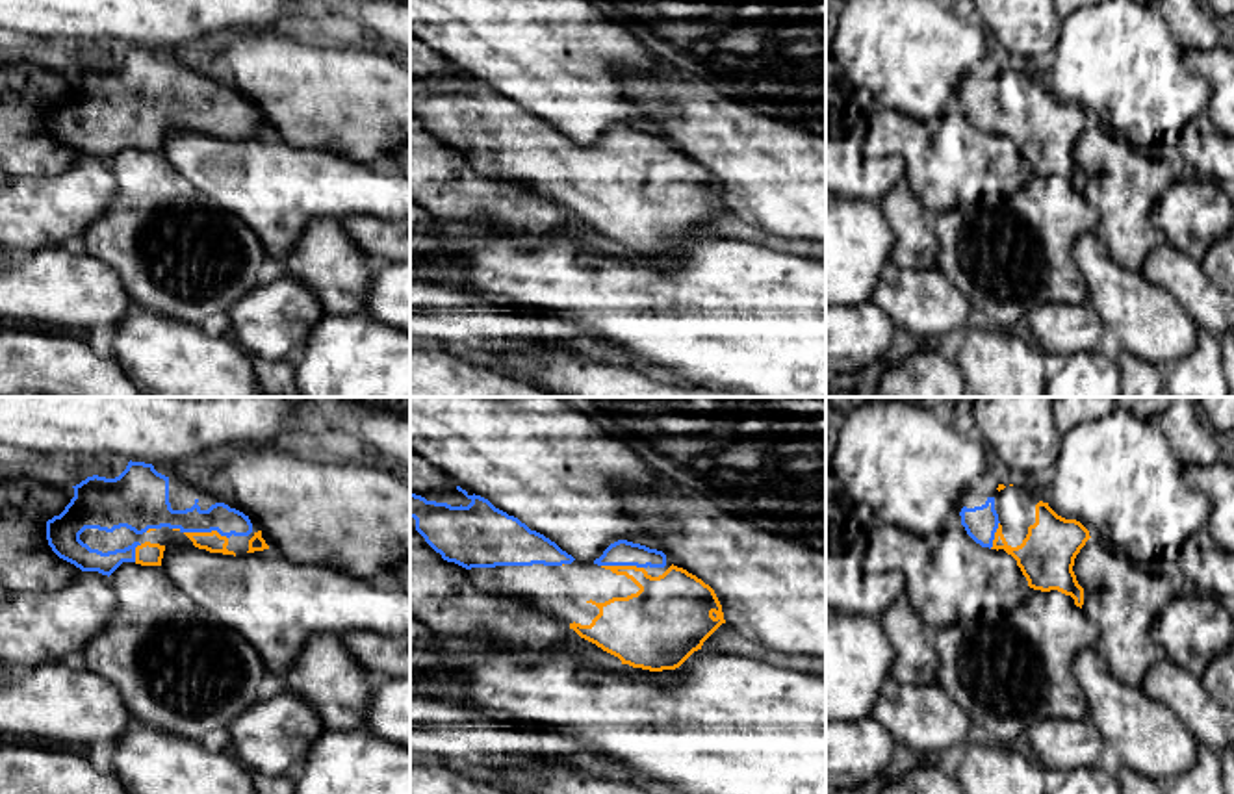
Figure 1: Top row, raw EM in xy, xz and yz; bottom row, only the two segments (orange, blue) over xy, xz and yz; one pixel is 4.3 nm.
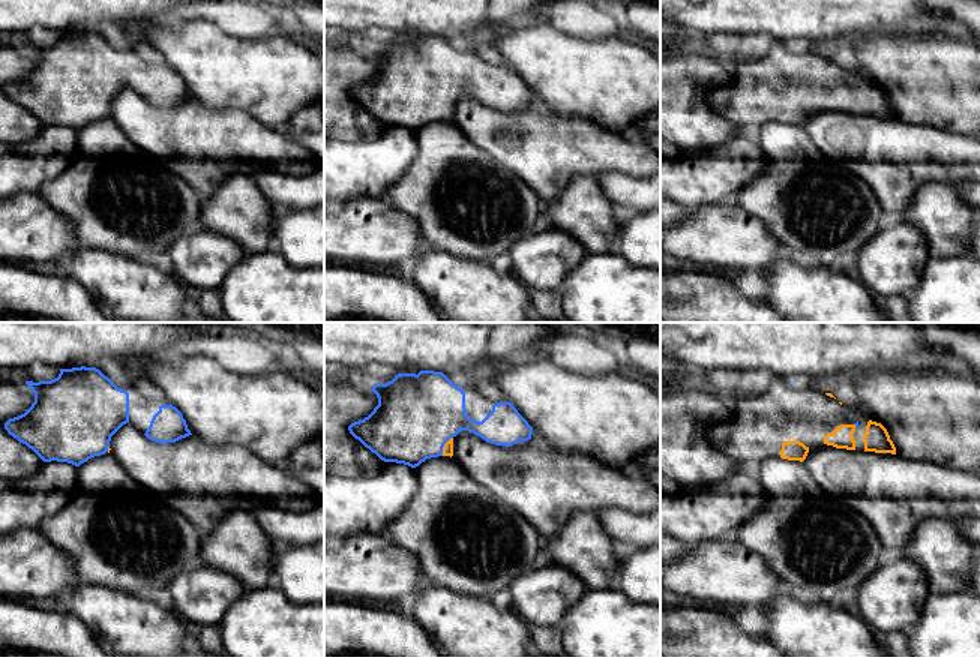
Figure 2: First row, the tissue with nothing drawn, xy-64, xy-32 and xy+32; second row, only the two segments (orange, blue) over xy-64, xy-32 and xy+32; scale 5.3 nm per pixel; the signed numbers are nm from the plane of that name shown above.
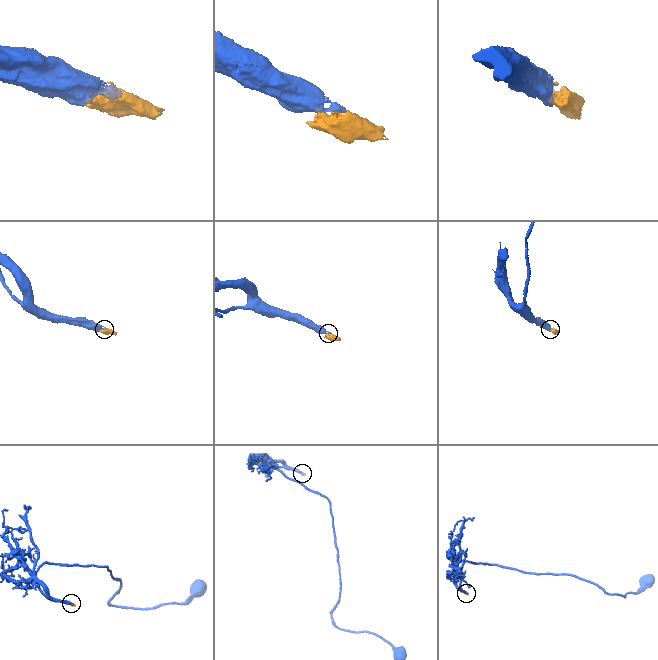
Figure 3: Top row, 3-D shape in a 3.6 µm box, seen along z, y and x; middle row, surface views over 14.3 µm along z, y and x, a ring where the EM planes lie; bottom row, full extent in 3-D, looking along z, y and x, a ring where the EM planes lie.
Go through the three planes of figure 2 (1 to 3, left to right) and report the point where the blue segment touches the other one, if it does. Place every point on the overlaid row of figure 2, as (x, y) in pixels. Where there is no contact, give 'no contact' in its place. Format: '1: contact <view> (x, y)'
1: contact xy-64 (108, 449)
2: contact xy-32 (444, 446)
3: no contact

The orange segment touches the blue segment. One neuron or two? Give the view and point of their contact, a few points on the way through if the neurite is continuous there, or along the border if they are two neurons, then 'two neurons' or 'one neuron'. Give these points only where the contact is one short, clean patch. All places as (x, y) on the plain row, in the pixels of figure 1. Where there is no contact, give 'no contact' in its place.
contact xy (206, 117); way xy (214, 127), (206, 117), (154, 95); one neuron

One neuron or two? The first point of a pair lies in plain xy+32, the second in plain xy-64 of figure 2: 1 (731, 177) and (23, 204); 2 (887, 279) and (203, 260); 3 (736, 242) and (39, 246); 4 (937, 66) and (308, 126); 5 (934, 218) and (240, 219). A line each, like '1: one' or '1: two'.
1: two
2: one
3: one
4: two
5: one

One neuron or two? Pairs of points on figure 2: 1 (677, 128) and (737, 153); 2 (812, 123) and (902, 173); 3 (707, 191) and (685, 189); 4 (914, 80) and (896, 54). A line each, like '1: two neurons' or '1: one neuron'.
1: two neurons
2: one neuron
3: one neuron
4: one neuron

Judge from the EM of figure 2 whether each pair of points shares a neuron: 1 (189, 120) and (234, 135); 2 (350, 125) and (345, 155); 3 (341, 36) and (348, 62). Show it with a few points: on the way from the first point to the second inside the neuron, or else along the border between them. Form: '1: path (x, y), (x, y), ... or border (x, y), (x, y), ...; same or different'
1: path (200, 131), (204, 135), (224, 135); same
2: border (381, 132), (372, 140), (339, 141); different
3: path (341, 42), (342, 56); same

